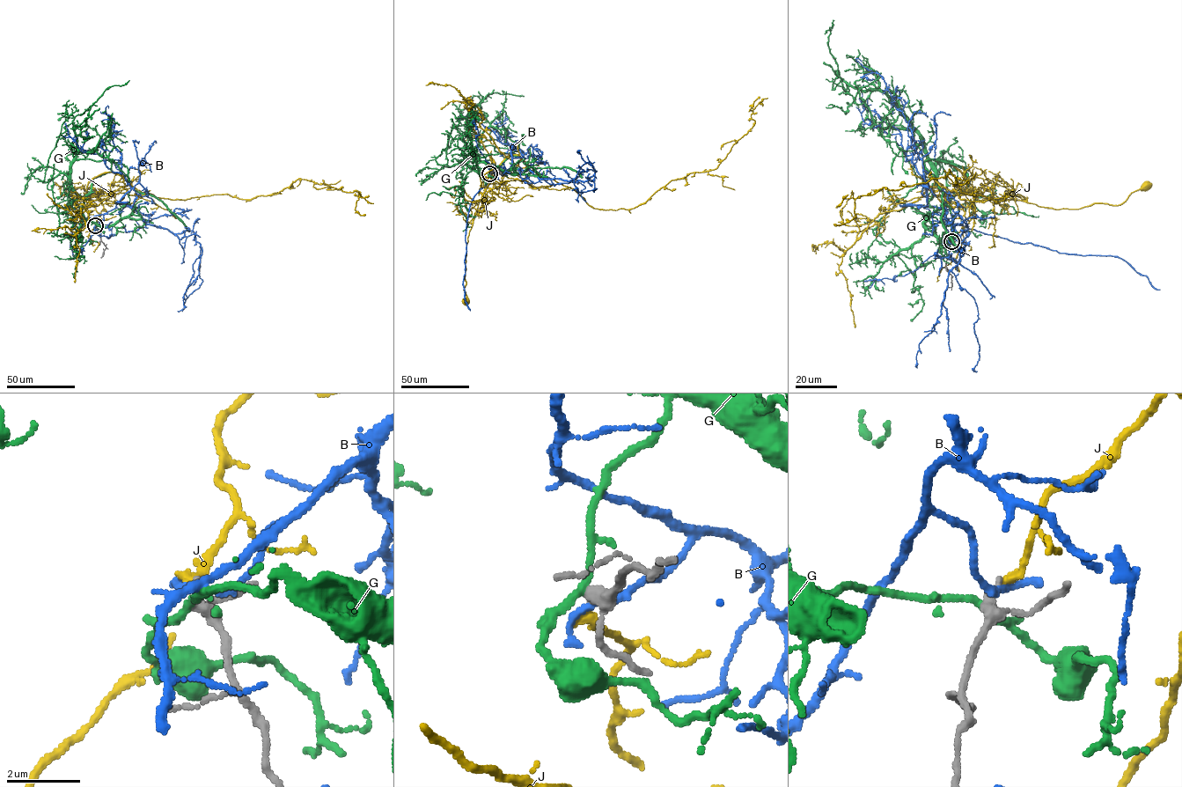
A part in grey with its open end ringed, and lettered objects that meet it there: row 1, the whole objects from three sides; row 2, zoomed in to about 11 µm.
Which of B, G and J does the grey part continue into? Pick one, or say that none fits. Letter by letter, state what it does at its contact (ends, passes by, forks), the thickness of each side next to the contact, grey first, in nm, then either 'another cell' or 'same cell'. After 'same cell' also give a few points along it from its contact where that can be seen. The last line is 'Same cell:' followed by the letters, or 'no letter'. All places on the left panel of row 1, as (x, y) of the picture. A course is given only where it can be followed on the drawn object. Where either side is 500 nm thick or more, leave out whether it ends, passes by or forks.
B: it passes by | 320/180 nm | another cell
G: it passes by | 320/190 nm | another cell
J: it ends | 240/240 nm | same cell | via (96, 225), (103, 208), (101, 202), (89, 195), (71, 204), (70, 190)
Same cell: J

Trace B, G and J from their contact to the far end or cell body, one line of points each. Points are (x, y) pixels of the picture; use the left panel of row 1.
B: (96, 226), (117, 204), (124, 204), (148, 224), (173, 233), (194, 232), (200, 244), (202, 282), (177, 311)
G: (95, 226), (82, 213), (83, 199), (72, 187), (74, 127), (85, 124), (90, 106), (107, 87), (129, 80)
J: (96, 225), (103, 208), (101, 202), (89, 195), (71, 204), (70, 190)

